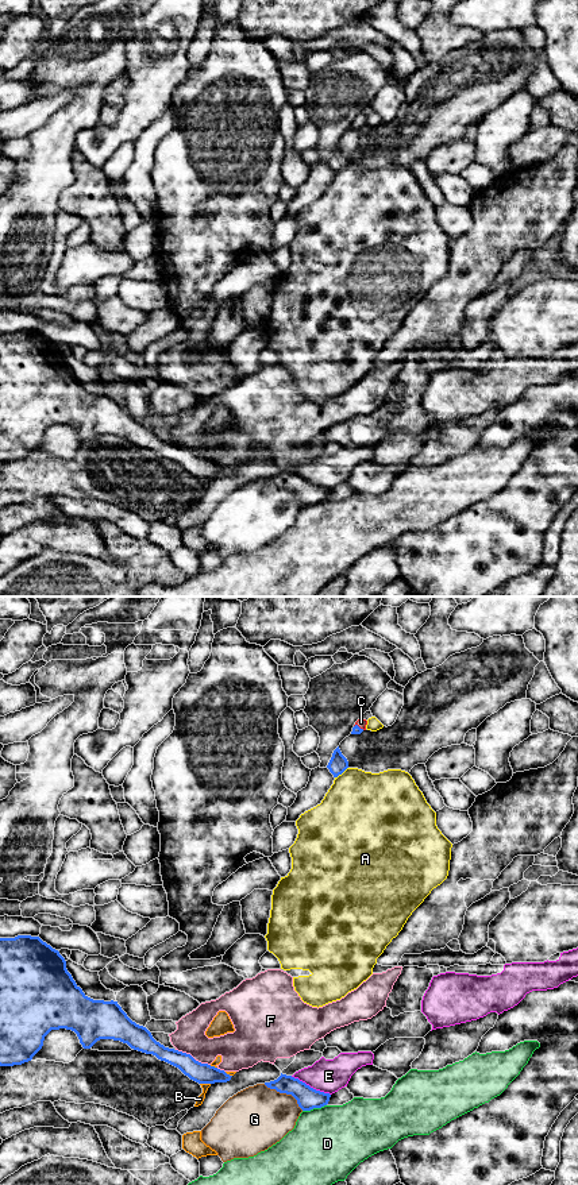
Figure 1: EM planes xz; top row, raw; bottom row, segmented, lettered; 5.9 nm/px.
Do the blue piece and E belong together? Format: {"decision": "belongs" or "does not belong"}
{"decision": "does not belong"}

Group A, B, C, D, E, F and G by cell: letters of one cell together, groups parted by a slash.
A / B / C / D / E / F / G

